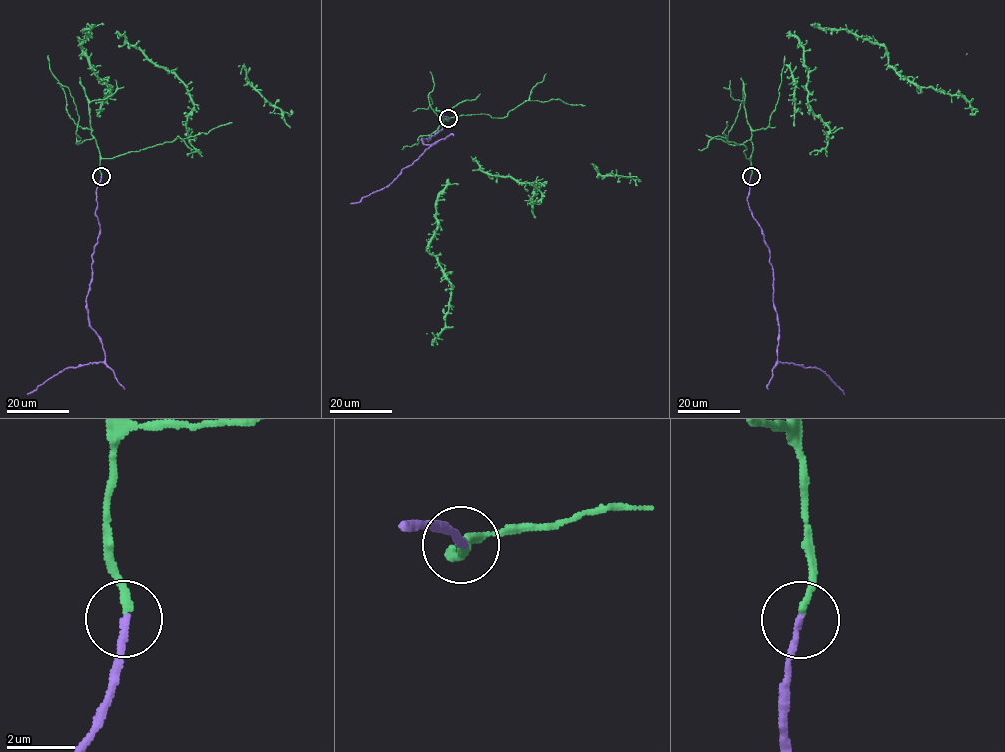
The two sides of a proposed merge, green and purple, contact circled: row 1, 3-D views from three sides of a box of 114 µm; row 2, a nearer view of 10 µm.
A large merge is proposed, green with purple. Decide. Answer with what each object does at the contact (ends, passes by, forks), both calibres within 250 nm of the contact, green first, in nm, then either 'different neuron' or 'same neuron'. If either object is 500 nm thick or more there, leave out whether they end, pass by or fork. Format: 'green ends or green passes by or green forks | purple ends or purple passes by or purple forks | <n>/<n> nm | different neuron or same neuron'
green ends | purple ends | 200/200 nm | same neuron

